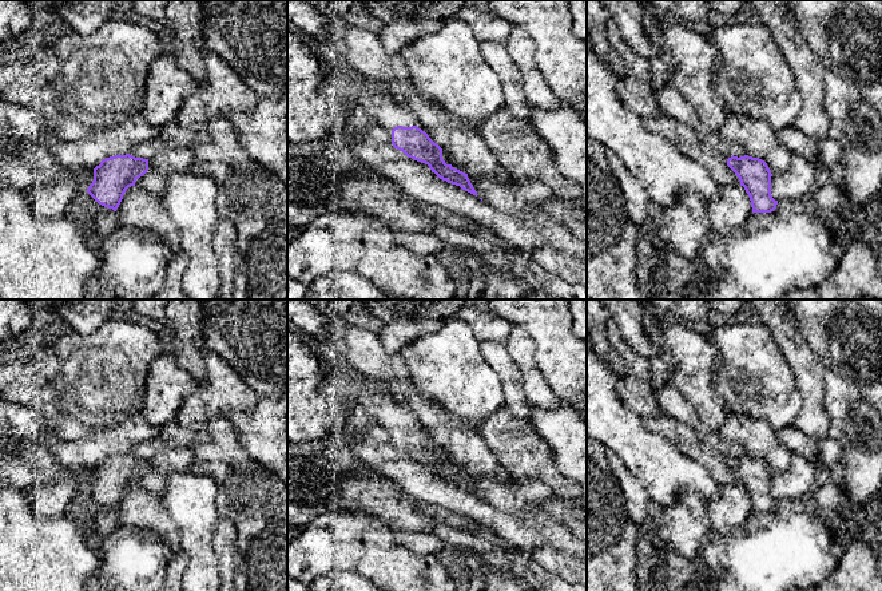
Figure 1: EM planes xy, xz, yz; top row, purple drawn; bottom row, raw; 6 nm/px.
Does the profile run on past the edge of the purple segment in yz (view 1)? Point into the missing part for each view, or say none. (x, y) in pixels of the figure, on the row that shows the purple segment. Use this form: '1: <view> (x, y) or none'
1: none

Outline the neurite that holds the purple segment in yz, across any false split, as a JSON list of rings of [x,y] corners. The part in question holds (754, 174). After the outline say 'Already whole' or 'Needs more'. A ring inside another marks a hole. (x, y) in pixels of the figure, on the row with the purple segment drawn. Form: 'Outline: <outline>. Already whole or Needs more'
Outline: [[[731,156],[727,166],[736,174],[740,186],[750,197],[752,213],[771,213],[776,209],[778,201],[771,195],[771,171],[767,163],[759,158]]]. Already whole

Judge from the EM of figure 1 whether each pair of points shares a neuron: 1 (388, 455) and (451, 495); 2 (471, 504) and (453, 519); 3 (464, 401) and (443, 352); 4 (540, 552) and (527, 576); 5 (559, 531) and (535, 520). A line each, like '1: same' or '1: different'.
1: same
2: different
3: same
4: different
5: same

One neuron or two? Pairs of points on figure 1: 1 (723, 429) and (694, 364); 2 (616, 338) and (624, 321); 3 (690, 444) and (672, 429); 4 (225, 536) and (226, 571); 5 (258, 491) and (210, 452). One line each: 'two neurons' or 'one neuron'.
1: two neurons
2: two neurons
3: one neuron
4: one neuron
5: one neuron

